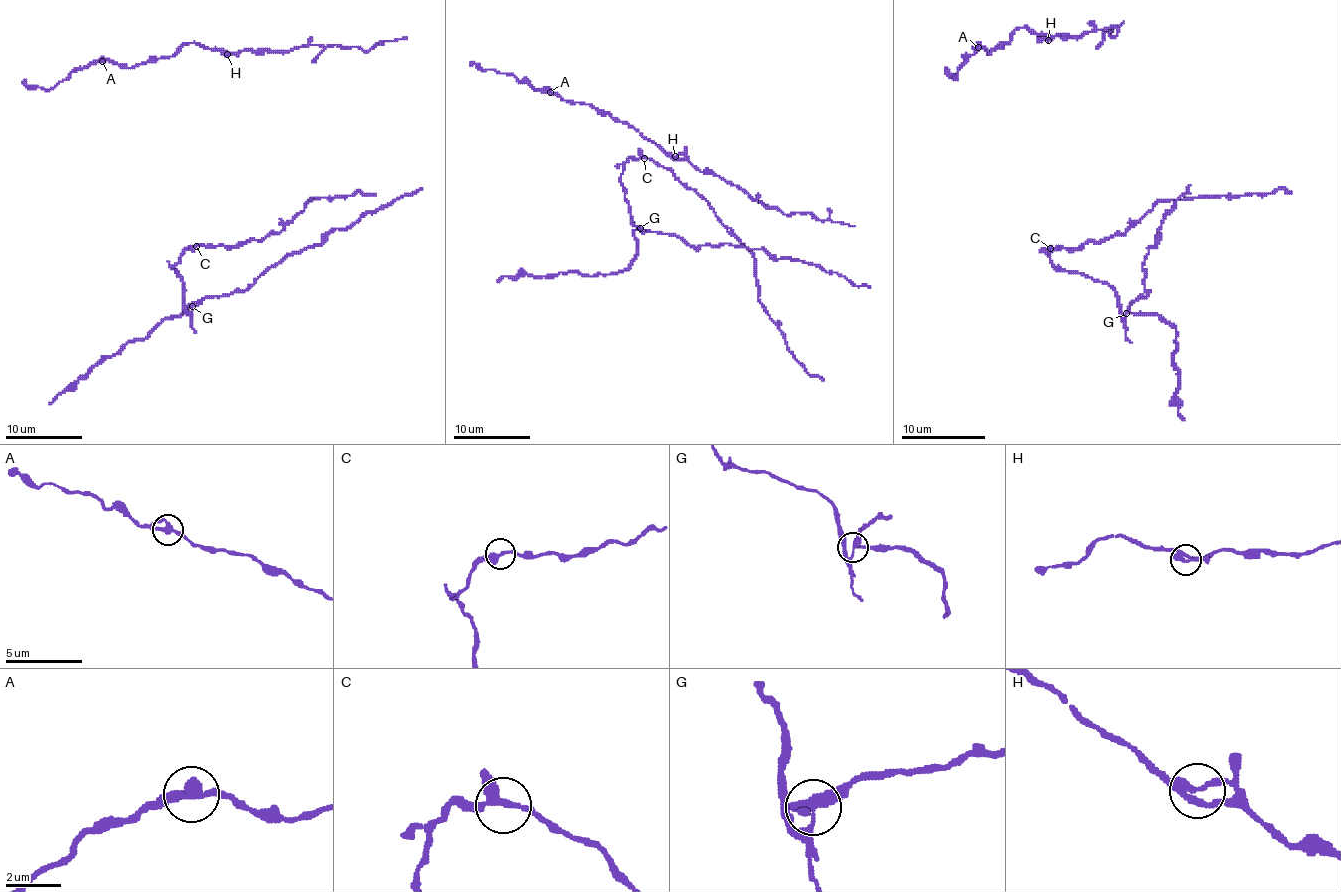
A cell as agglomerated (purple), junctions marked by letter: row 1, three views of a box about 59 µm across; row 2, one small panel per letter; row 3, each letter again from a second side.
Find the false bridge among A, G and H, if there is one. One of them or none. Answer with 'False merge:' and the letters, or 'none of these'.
False merge: G

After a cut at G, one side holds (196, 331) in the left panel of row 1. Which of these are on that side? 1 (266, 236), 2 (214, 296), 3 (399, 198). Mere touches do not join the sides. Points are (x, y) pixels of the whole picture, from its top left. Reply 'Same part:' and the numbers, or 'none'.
Same part: 1

